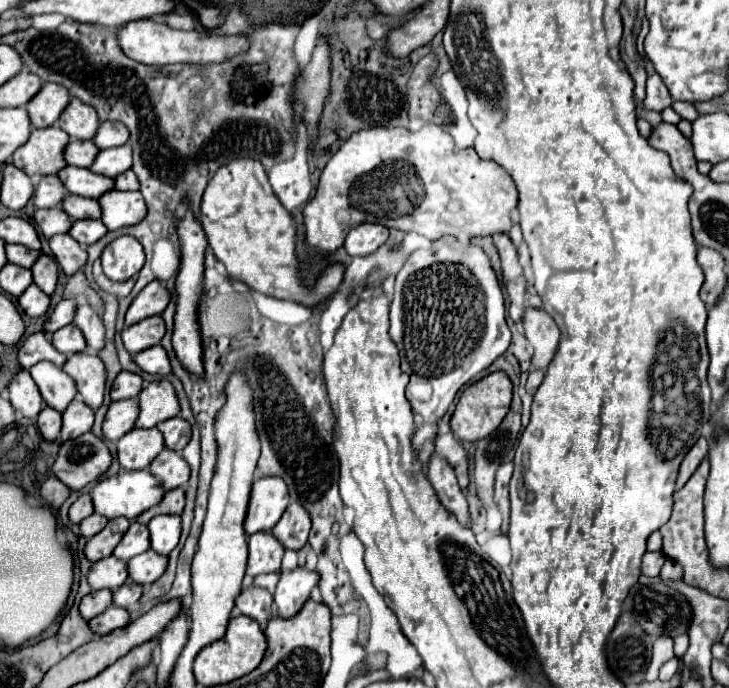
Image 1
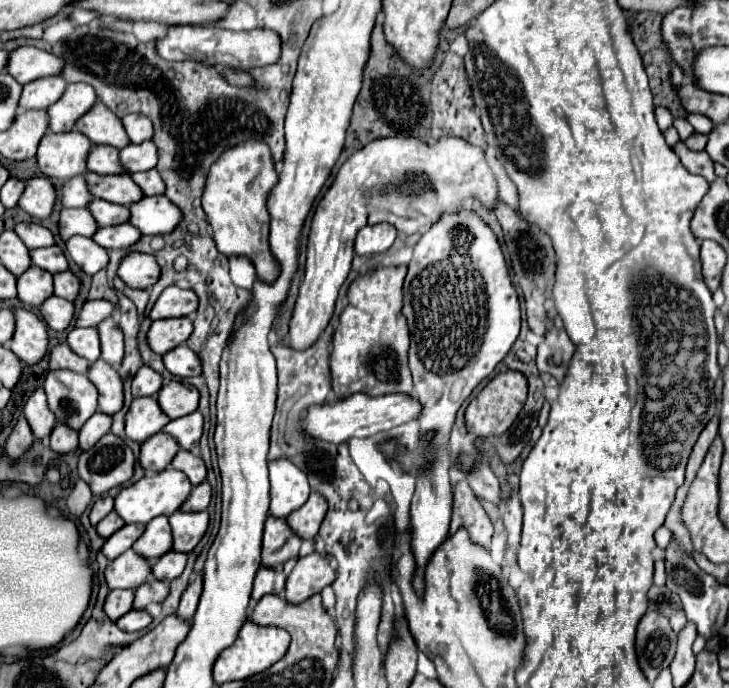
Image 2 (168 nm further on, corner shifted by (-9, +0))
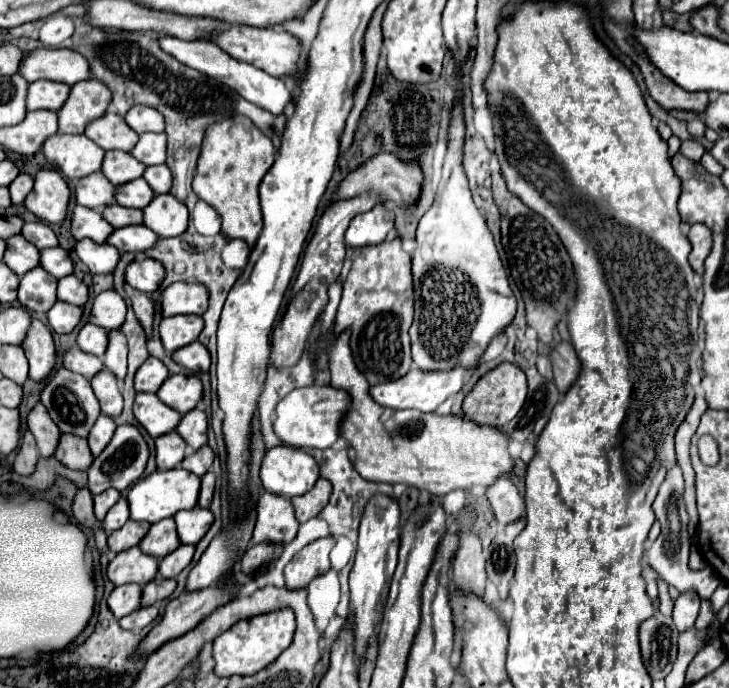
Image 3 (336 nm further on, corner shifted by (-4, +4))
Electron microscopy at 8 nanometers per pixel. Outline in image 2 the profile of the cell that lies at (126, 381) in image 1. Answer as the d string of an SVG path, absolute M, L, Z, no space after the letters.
M142 366L132 380L132 396L156 396L162 388L162 376L150 366Z

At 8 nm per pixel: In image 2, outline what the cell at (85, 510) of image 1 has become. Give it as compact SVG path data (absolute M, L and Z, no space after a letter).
M100 496L92 508L90 508L90 522L96 526L104 516L108 516L114 510L114 498L112 496Z

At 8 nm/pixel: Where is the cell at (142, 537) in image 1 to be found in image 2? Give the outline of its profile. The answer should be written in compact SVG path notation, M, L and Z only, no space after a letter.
M166 516L154 518L146 526L144 536L140 536L132 548L134 552L142 554L150 562L156 562L160 556L170 552L172 550L172 530L170 530L168 518Z

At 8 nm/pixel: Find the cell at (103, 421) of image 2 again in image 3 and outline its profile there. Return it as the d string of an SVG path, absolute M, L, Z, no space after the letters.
M101 414L97 418L97 422L93 424L93 428L87 436L87 442L89 442L89 448L91 448L93 456L97 456L97 452L101 452L101 448L105 448L105 444L109 444L109 440L113 436L113 428L117 428L113 418L109 418L105 414Z

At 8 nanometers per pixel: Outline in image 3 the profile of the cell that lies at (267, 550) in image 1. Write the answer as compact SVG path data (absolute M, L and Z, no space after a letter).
M265 492L259 502L257 502L257 518L255 518L255 528L253 528L253 544L289 544L297 536L299 522L295 520L293 506L289 500L283 496L269 496Z

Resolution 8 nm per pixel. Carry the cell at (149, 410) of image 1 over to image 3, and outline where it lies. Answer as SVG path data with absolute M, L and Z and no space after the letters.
M183 374L169 376L157 392L161 402L165 402L167 406L175 408L181 414L193 410L197 402L201 400L201 394L203 394L201 380L193 374L191 376L183 376Z

